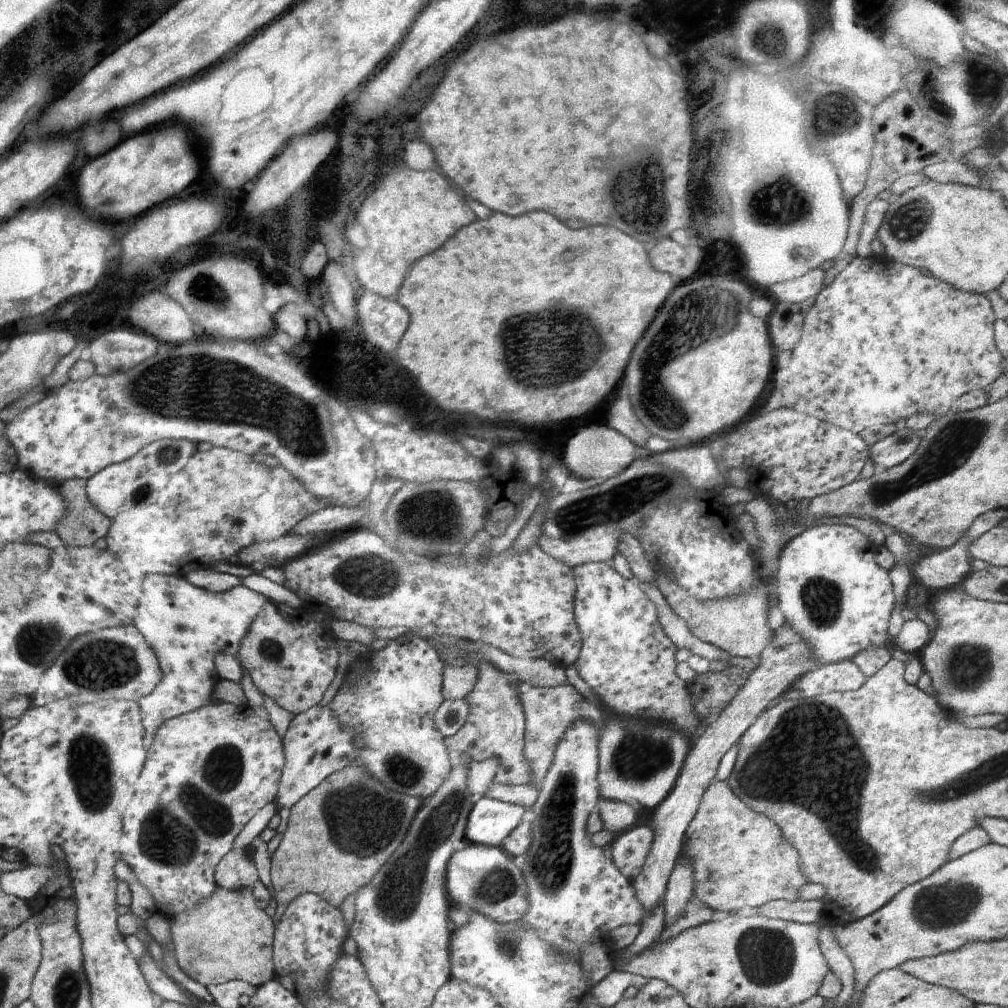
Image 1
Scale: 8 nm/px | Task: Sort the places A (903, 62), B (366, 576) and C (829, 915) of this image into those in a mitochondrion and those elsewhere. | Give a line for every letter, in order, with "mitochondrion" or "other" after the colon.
A: other
B: mitochondrion
C: other

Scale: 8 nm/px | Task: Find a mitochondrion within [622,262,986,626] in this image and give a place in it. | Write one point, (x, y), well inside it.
(656, 402)

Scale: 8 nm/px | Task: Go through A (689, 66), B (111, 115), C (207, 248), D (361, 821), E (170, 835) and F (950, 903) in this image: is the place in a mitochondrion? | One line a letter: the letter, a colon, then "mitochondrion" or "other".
A: other
B: other
C: other
D: mitochondrion
E: mitochondrion
F: mitochondrion

